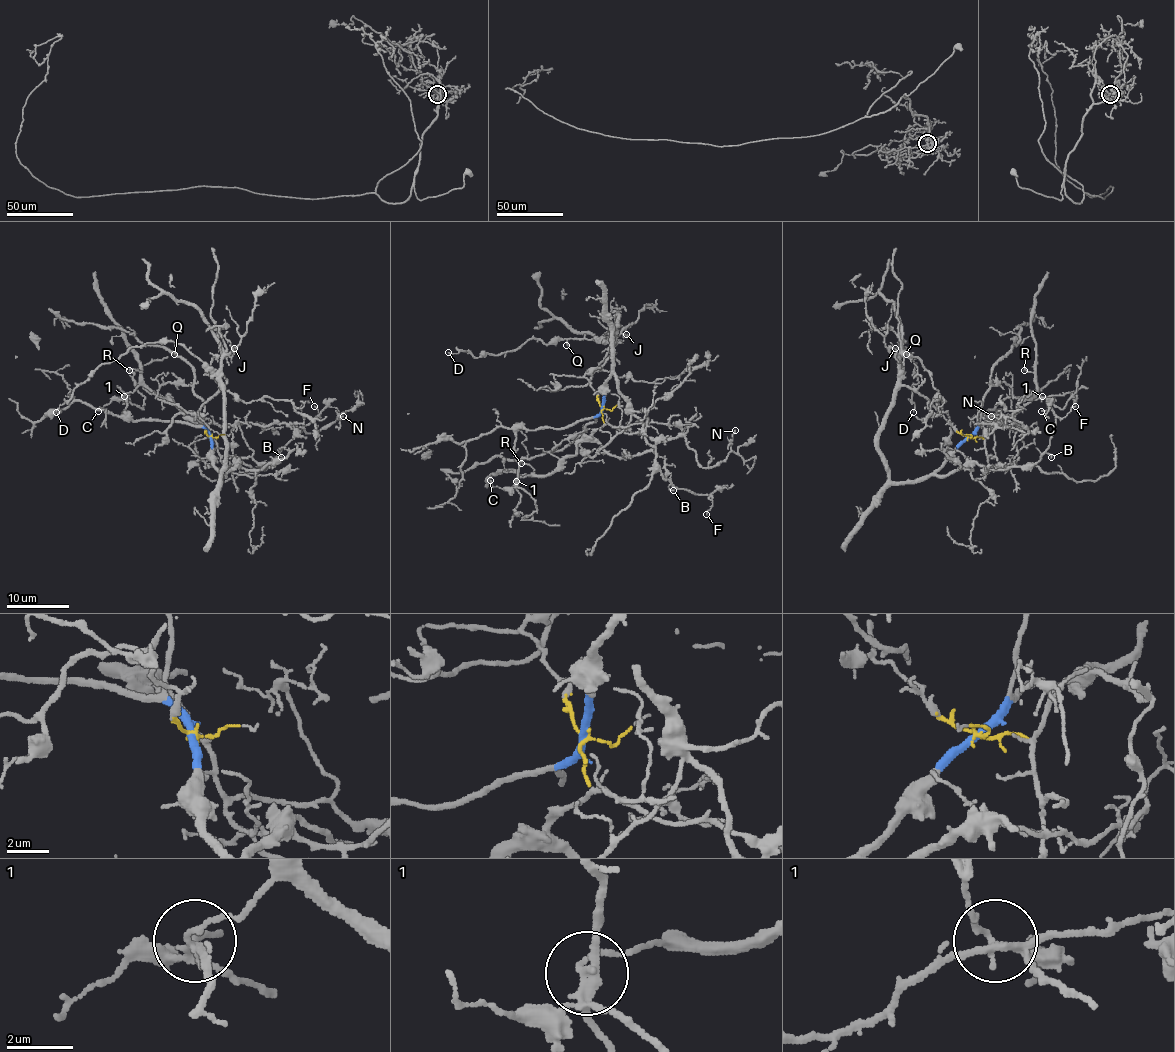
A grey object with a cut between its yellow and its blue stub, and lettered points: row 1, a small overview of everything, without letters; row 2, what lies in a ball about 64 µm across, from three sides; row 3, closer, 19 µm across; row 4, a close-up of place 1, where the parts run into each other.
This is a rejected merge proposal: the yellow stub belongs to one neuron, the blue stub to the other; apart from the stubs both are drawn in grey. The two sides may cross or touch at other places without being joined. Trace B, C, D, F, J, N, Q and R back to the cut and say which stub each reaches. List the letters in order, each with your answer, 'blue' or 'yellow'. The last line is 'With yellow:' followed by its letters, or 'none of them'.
B: blue
C: yellow
D: blue
F: blue
J: blue
N: yellow
Q: blue
R: yellow
With yellow: C, N, R

